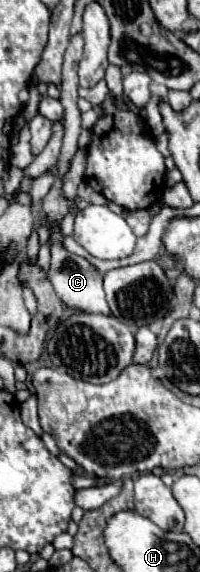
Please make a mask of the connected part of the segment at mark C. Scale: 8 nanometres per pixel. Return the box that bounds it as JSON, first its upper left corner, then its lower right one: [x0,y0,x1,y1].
[48,245,110,315]

